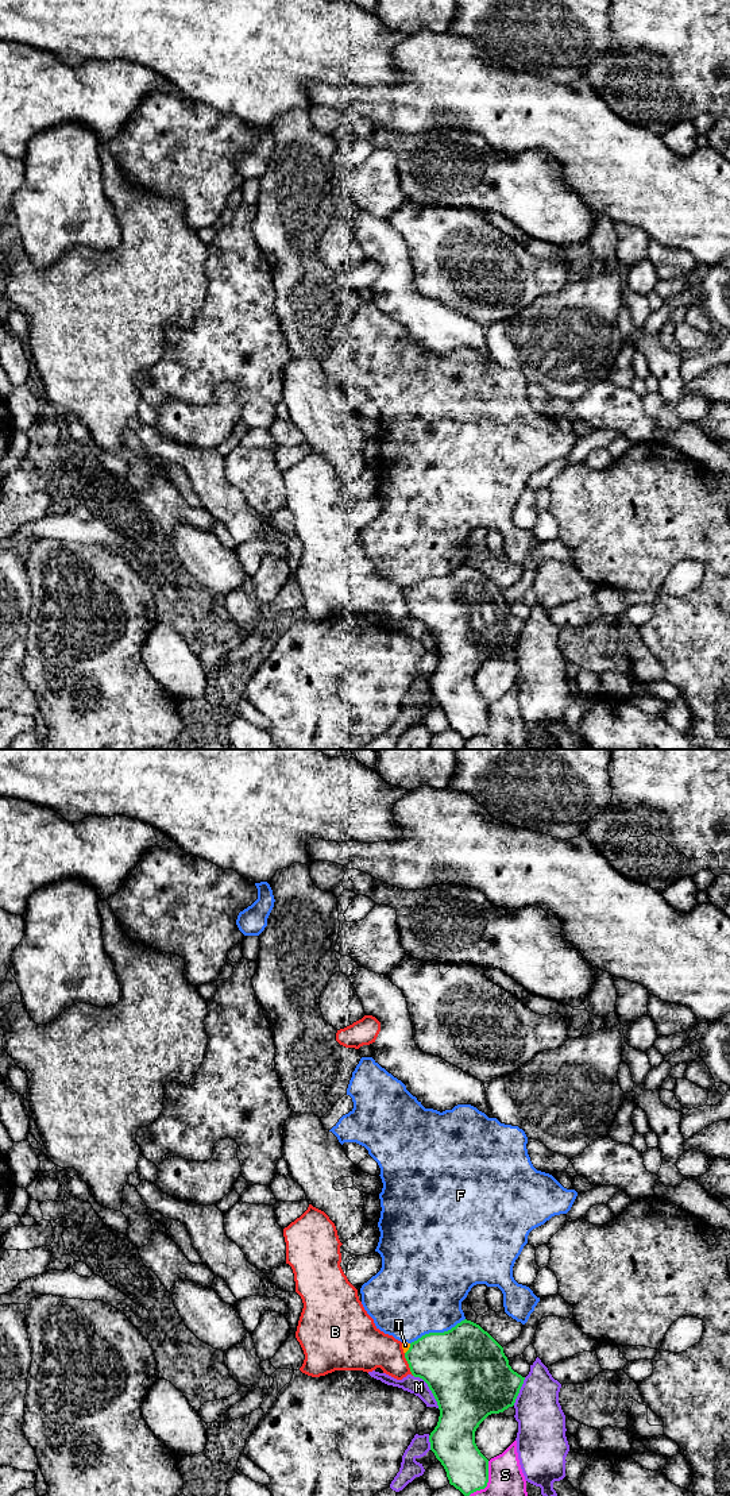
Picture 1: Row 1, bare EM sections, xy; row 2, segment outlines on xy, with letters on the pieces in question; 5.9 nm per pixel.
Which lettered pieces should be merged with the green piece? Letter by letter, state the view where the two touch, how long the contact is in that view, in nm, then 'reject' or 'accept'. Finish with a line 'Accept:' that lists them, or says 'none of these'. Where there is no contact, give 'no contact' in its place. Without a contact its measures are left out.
B: xy | 150 nm | reject
F: xy | 360 nm | reject
M: xy | 260 nm | reject
S: xy | 240 nm | reject
T: xy | 70 nm | accept
Accept: T

